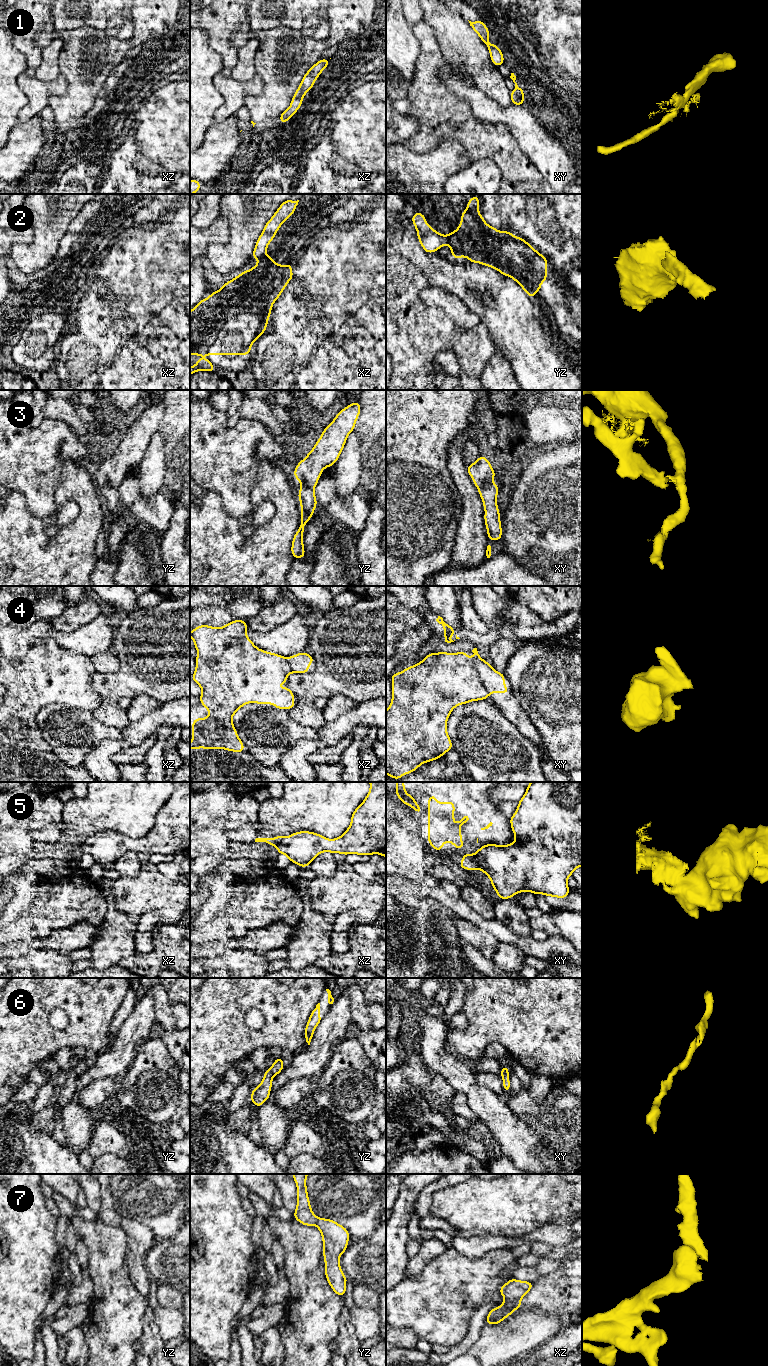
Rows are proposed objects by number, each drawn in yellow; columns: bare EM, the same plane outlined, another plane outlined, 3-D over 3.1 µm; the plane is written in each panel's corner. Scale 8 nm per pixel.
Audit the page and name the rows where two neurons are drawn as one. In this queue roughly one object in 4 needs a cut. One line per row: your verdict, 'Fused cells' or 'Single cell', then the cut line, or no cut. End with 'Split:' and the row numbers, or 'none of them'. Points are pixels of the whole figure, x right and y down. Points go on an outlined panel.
1: Single cell. No split
2: Fused cells. Split along yz (445, 236), (447, 243)
3: Single cell. No split
4: Fused cells. Split along xy (473, 658), (473, 667), (481, 683), (489, 693)
5: Fused cells. Split along xy (476, 852), (475, 859), (478, 868)
6: Single cell. No split
7: Fused cells. Split along xz (505, 1299), (519, 1300)
Split: 2, 4, 5, 7

